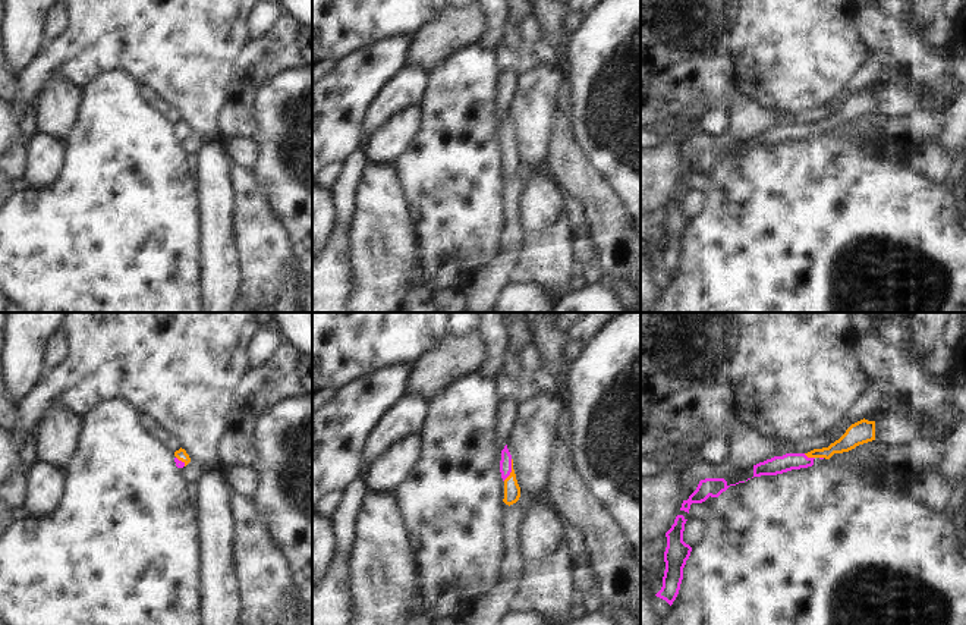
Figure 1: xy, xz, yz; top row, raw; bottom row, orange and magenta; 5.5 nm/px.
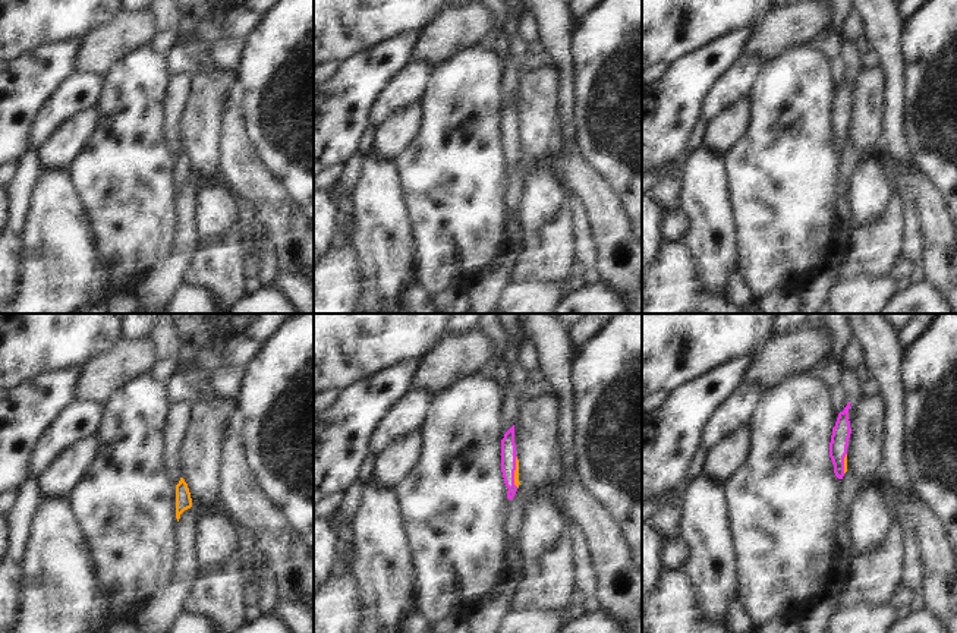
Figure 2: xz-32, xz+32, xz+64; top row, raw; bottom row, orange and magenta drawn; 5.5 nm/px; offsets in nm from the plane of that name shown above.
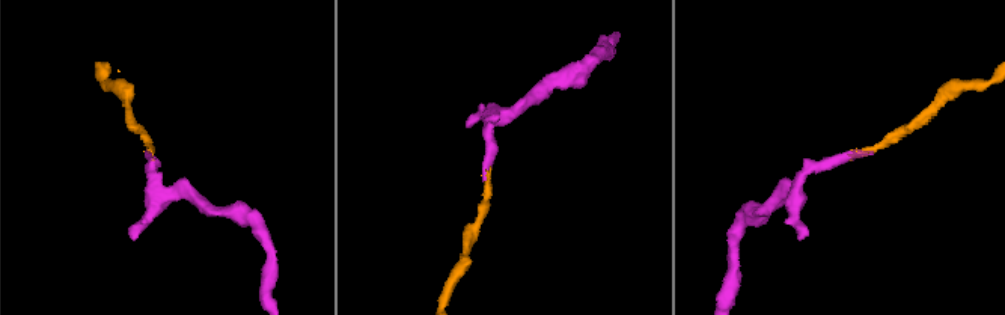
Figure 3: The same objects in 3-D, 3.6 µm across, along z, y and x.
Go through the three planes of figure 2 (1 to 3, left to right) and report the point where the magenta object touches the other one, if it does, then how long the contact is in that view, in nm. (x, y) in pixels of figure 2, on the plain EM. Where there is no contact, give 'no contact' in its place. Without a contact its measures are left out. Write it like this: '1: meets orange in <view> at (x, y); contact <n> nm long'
1: no contact
2: meets orange in xz+32 at (515, 144); contact 180 nm long
3: meets orange in xz+64 at (844, 135); contact 110 nm long

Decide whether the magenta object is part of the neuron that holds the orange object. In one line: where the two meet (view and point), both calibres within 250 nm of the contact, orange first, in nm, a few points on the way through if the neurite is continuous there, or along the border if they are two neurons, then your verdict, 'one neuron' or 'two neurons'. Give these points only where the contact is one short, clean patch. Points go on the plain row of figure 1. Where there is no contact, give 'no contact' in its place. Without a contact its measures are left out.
meets orange in xz at (512, 141); 100 nm thick on the orange side, 60 nm on the other; runs through xz (512, 163), (512, 141), (506, 135), (506, 129); one neuron

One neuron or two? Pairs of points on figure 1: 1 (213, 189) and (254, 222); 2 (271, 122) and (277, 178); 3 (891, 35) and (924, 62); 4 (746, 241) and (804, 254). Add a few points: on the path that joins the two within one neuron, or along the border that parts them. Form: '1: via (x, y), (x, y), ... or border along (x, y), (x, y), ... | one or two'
1: border along (232, 169), (232, 235), (235, 238) | two
2: via (273, 135), (277, 165) | one
3: via (899, 40), (916, 56) | one
4: via (761, 254), (789, 254) | one

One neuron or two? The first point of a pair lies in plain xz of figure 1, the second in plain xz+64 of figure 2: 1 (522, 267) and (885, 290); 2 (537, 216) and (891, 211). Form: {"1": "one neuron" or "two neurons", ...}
{"1": "two neurons", "2": "two neurons"}

